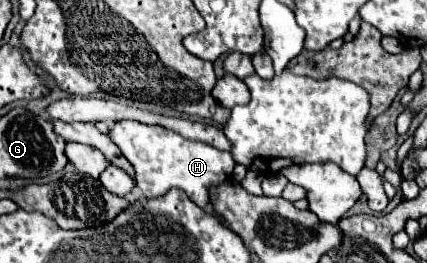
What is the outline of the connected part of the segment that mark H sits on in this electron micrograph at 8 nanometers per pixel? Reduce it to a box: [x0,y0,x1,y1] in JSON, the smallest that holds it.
[111,120,235,208]

